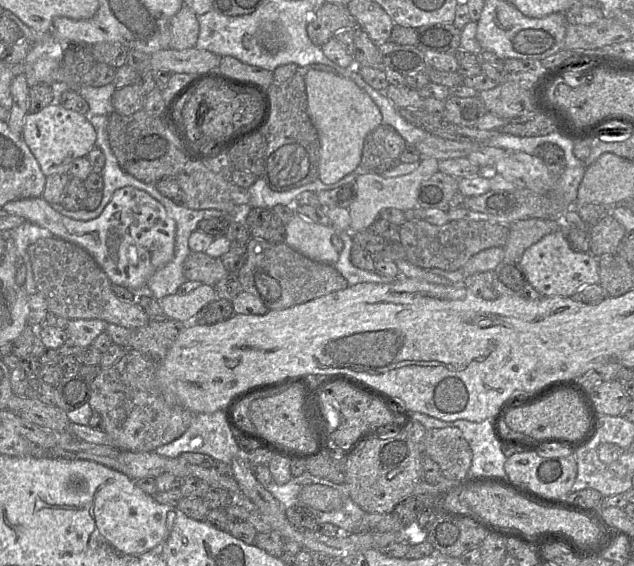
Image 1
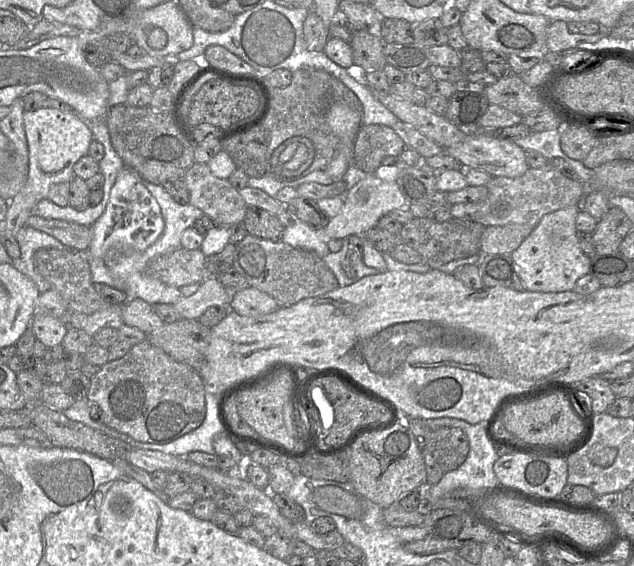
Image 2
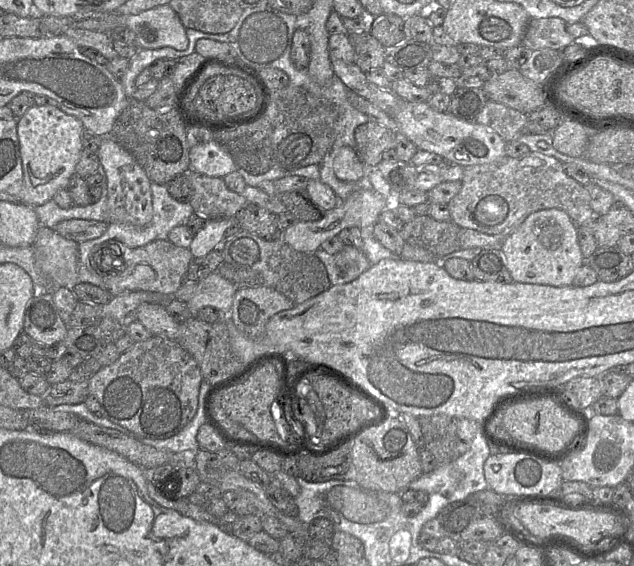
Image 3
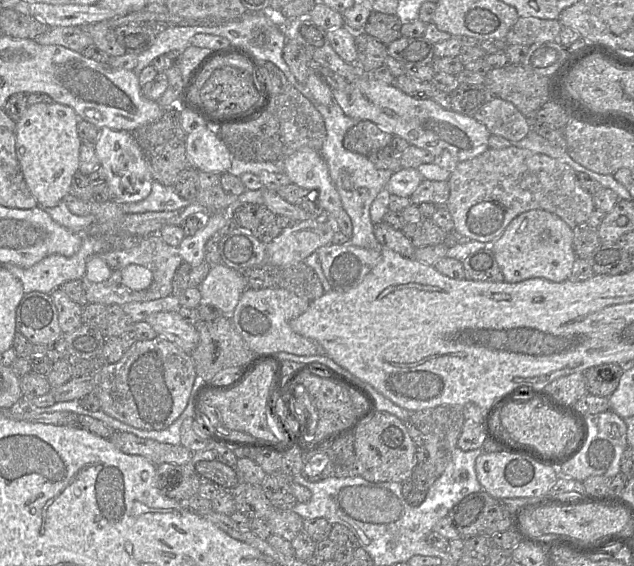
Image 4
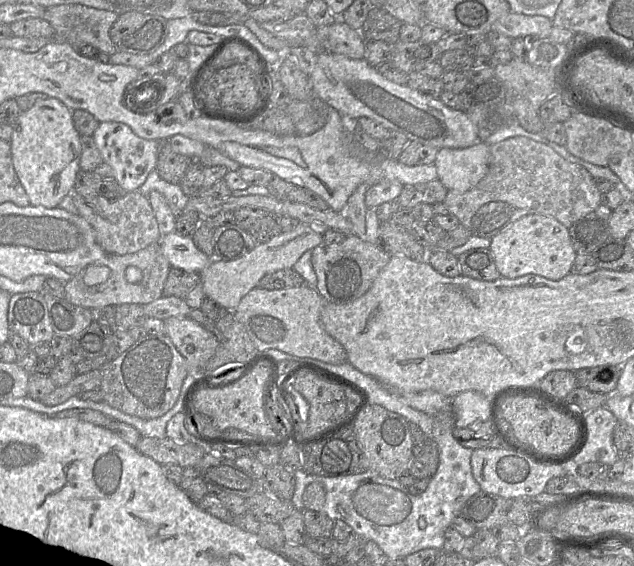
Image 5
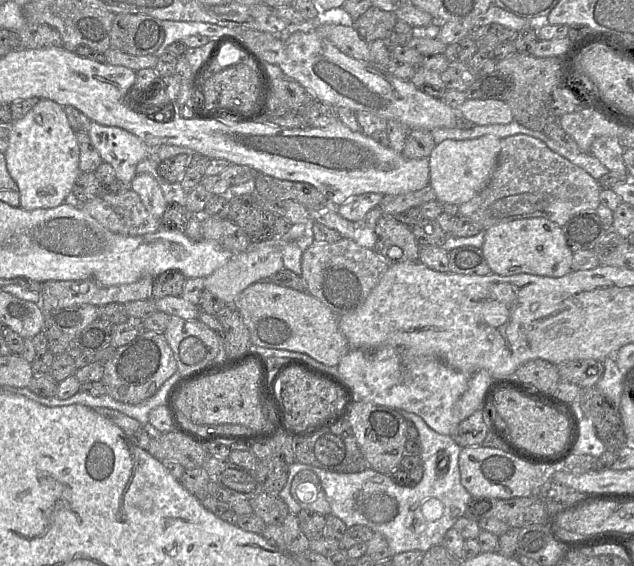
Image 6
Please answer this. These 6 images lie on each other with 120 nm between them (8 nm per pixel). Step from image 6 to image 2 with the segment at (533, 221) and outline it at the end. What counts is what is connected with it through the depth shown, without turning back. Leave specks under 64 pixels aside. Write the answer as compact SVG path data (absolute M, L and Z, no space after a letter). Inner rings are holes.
M573 205L544 215L519 247L510 254L525 290L573 290L576 281L591 272L591 259L583 253L577 238L575 222L580 210L579 205Z

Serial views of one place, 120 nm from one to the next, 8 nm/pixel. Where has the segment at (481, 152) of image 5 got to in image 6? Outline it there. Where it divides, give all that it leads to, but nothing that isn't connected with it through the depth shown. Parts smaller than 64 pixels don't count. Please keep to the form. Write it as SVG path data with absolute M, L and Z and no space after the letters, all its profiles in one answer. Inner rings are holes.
M494 135L455 140L445 139L433 148L429 159L430 186L440 203L460 205L471 200L490 181L501 150L501 139Z

